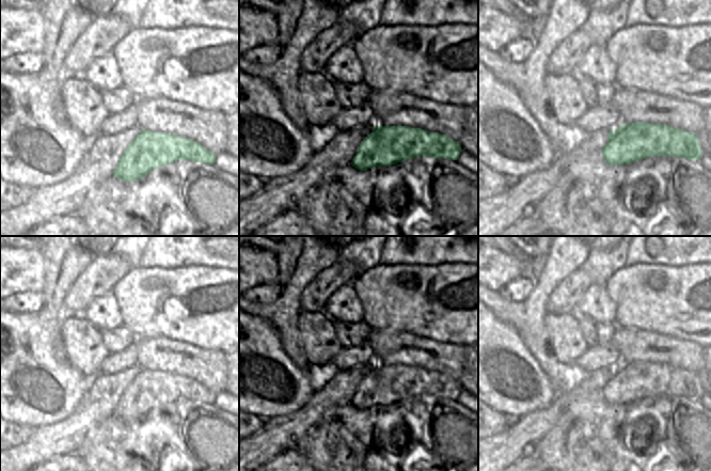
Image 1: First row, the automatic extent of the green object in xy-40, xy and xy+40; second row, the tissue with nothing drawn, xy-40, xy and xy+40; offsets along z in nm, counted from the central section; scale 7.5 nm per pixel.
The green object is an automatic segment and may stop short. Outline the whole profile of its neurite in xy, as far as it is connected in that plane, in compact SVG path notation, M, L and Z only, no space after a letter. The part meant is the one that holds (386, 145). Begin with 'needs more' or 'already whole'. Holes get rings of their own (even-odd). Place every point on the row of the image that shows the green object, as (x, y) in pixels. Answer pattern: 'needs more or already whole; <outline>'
already whole; M374 126L372 128L373 131L363 139L350 163L360 171L366 171L375 167L390 167L420 156L457 160L462 151L459 141L422 128L411 128L409 126Z

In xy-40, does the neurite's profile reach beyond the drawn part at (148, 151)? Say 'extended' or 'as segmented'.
as segmented

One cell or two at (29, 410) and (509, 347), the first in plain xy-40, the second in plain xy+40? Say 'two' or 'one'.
one

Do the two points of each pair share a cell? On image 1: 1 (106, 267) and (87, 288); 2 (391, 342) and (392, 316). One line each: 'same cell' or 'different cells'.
1: same cell
2: different cells

